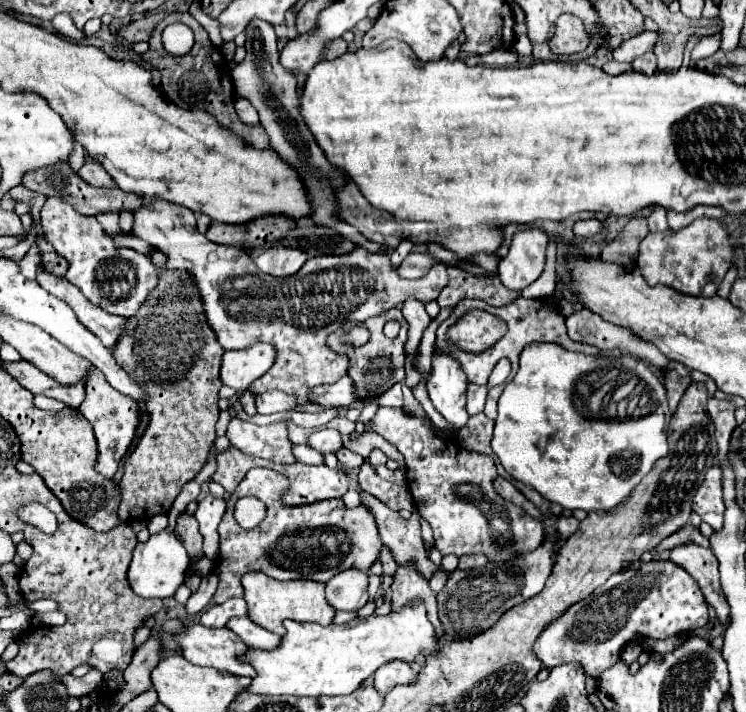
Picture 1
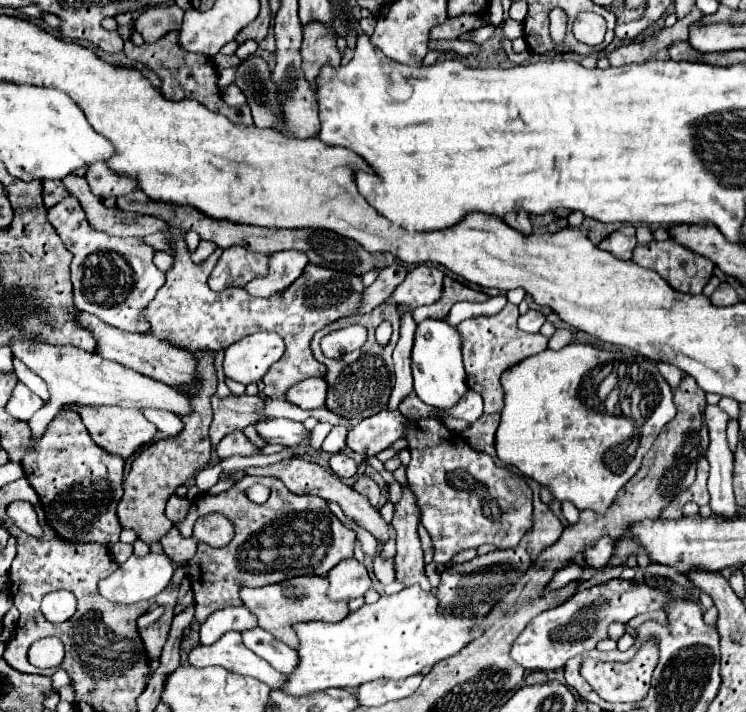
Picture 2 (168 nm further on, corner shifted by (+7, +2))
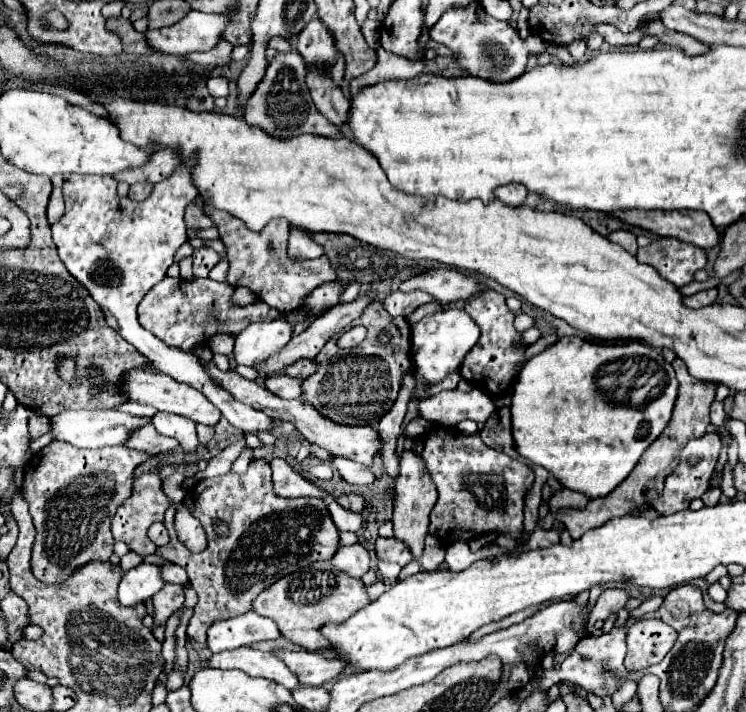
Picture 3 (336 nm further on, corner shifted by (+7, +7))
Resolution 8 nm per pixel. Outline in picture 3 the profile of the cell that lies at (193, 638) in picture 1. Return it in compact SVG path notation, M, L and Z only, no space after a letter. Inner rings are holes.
M251 646L213 654L209 660L209 666L221 668L221 670L243 670L249 676L261 676L261 678L273 680L277 684L283 684L289 690L295 690L299 686L297 676L283 664L283 660L275 658L275 654L271 652L261 652Z

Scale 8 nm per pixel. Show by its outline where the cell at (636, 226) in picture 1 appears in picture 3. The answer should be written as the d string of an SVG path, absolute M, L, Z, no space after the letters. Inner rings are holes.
M615 230L613 234L609 234L609 240L619 244L621 248L625 248L629 254L637 252L637 242L635 242L635 234L627 232L627 230Z

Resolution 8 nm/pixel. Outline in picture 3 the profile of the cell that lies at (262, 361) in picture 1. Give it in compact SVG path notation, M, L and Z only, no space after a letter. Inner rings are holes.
M277 318L267 324L249 324L235 336L235 362L255 366L279 352L293 336L293 324Z

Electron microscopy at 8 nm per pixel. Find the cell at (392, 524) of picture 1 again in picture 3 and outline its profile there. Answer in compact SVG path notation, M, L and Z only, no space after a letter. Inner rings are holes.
M275 458L269 462L273 470L273 490L283 498L299 498L299 496L317 496L325 502L331 502L331 494L307 482L301 474L297 474L285 460Z

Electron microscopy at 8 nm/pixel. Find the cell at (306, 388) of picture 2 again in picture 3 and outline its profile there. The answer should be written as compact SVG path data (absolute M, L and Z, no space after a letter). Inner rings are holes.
M277 374L277 376L267 376L263 384L269 392L273 392L279 398L301 398L301 380L299 378L291 378L287 374Z

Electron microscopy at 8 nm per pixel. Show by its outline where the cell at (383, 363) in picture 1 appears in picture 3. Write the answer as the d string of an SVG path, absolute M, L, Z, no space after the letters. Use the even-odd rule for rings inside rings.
M373 302L363 310L353 326L365 326L367 338L355 348L339 348L335 338L331 338L315 356L315 374L303 380L303 402L315 406L321 416L339 424L377 424L383 412L395 404L395 396L403 384L403 372L411 372L409 324L405 318L393 318L381 302ZM381 332L391 336L387 344L379 342Z

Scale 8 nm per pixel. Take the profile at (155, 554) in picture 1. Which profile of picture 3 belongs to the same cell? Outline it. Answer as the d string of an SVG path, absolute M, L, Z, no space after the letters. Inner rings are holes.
M139 564L129 570L119 584L119 602L123 606L133 606L137 602L145 602L153 598L165 582L161 580L161 572L153 564Z

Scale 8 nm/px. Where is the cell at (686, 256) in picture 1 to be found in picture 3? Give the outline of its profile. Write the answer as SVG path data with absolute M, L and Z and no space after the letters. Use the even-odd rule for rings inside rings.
M655 238L647 248L639 248L637 260L653 266L667 282L681 288L707 264L705 252L675 238Z

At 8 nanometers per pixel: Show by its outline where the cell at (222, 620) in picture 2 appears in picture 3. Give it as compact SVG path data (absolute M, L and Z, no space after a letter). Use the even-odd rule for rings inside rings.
M247 612L229 620L215 622L209 628L207 646L211 652L223 652L261 640L275 640L279 636L281 632L277 624L273 624L269 618L259 616L257 612Z

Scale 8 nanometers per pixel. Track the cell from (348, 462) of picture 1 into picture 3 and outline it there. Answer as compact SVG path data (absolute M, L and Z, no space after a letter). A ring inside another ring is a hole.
M337 456L331 464L339 470L341 478L343 478L347 484L355 484L355 486L369 486L369 484L373 484L373 482L377 480L375 474L371 472L371 468L367 468L367 466L359 464L359 462L351 462L351 460L347 460L347 458Z

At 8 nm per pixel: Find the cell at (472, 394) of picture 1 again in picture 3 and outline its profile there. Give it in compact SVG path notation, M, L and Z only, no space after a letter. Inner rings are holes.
M473 388L471 392L439 392L431 398L419 400L417 408L421 418L425 418L427 422L439 422L441 426L455 426L465 418L485 424L489 416L497 410L493 398L479 388Z

